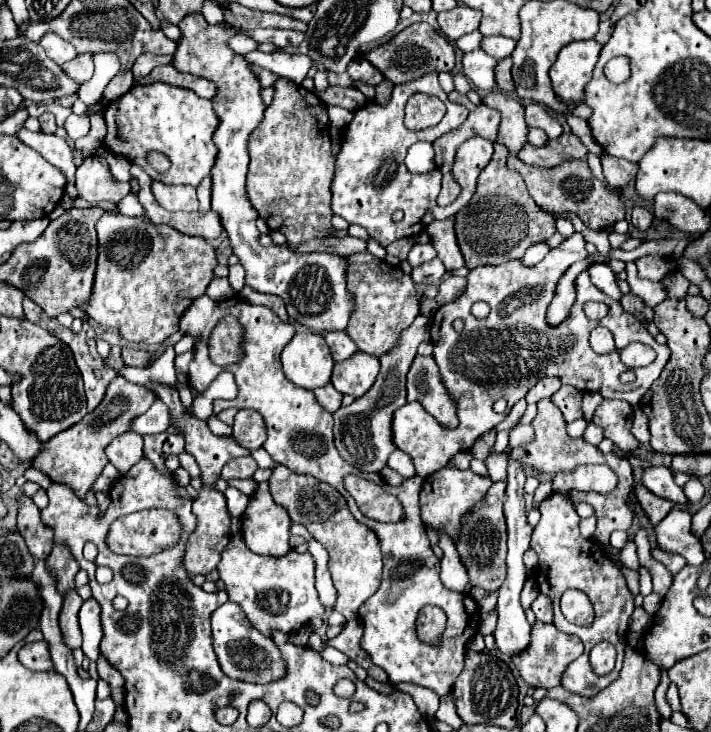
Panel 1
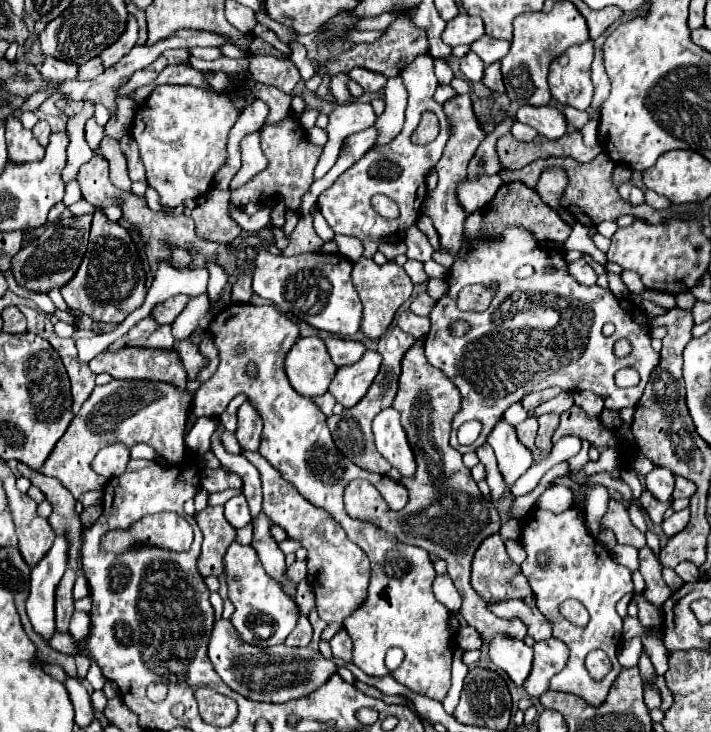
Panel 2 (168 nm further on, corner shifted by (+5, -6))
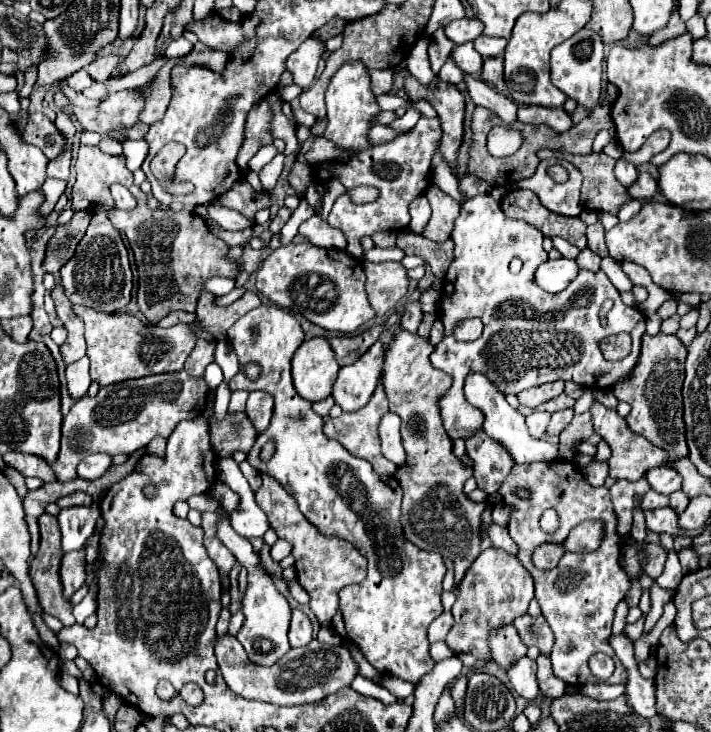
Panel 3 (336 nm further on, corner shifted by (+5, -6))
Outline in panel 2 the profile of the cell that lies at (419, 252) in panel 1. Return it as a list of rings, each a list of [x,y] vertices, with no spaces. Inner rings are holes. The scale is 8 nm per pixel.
[[[411,226],[411,228],[407,230],[405,244],[407,244],[407,258],[409,258],[409,260],[427,262],[427,260],[433,258],[435,248],[429,244],[429,240],[425,238],[425,234],[421,234],[421,232],[417,230],[417,226]]]

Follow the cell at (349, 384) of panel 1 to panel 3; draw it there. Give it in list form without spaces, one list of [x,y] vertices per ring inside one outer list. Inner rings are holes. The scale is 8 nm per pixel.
[[[375,342],[375,346],[371,346],[363,358],[359,358],[359,362],[341,368],[339,378],[333,386],[333,398],[343,412],[355,412],[371,400],[381,378],[383,354],[383,344]]]

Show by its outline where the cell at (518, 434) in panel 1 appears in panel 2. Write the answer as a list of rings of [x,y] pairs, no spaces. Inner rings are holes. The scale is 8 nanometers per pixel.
[[[529,416],[525,422],[517,424],[517,438],[523,446],[527,446],[529,450],[535,446],[535,436],[537,436],[537,420],[533,416]]]

